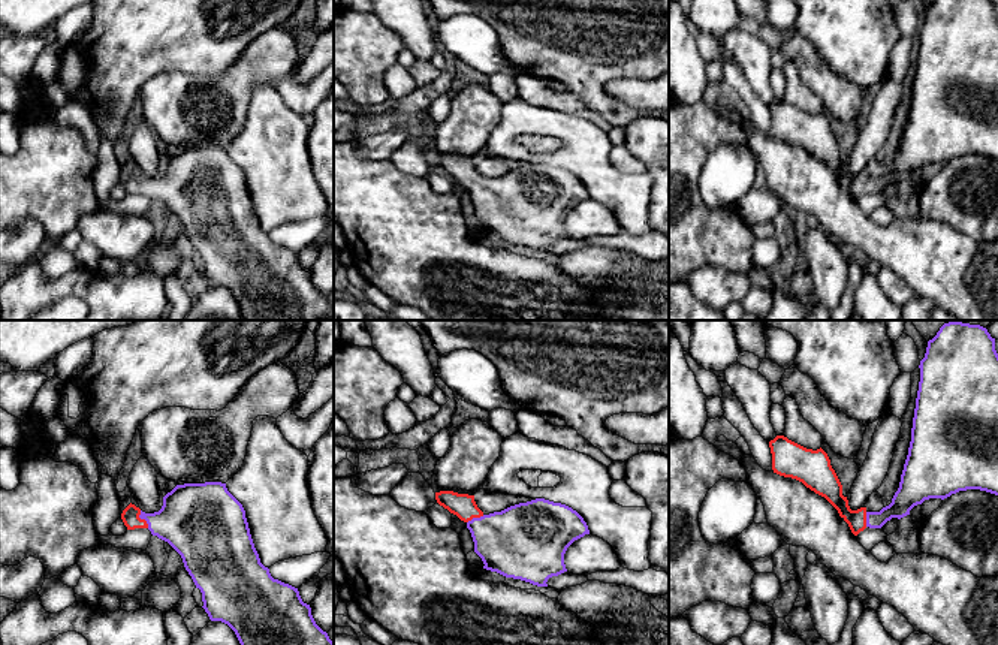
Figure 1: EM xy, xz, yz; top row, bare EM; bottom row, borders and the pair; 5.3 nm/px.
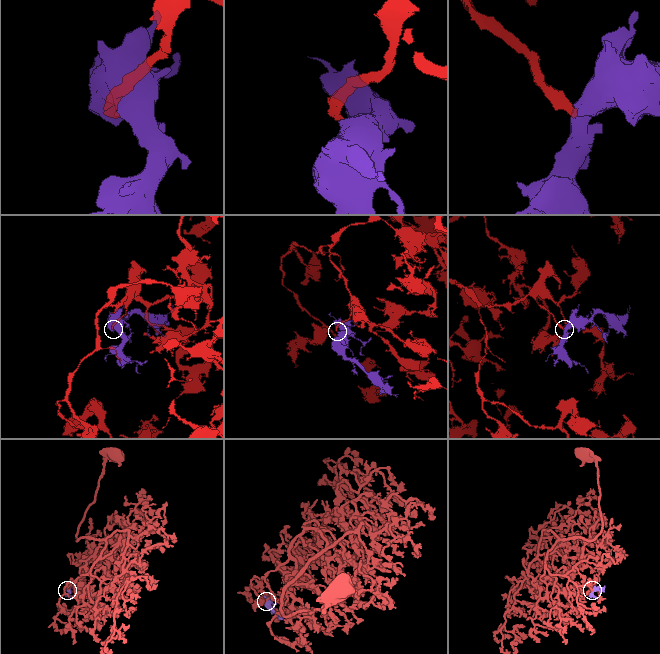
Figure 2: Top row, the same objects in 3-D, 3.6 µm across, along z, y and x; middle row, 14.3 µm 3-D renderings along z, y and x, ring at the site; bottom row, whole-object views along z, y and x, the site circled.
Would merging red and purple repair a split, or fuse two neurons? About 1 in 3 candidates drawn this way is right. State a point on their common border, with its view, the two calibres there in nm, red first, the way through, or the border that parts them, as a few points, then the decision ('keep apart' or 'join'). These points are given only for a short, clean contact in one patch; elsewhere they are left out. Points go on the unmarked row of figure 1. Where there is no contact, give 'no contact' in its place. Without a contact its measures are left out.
contact xy (142, 184); calibres 100 and 320 nm; way xy (130, 180), (142, 184), (189, 184); join

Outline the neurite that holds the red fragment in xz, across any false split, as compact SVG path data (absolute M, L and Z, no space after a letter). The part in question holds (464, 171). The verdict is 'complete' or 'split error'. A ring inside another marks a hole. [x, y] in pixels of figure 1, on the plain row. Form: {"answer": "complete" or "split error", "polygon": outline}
{"answer": "split error", "polygon": "M440 156L435 165L467 189L483 233L537 251L548 251L549 242L567 236L567 213L590 199L576 175L545 163L489 180L477 172L474 160Z"}

